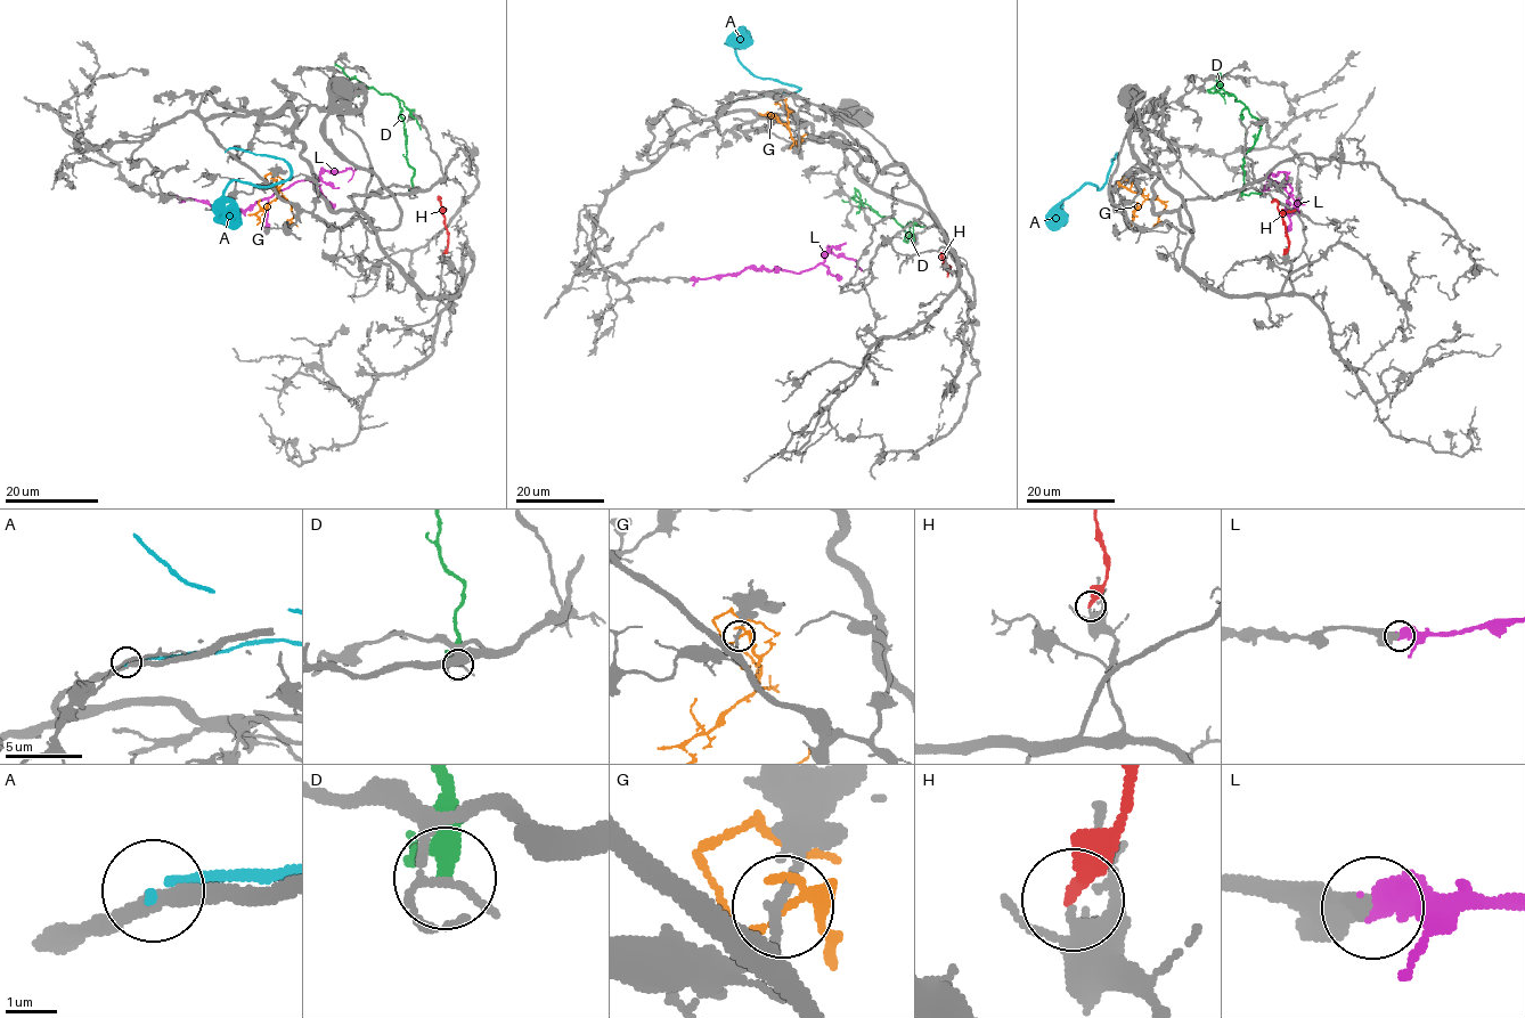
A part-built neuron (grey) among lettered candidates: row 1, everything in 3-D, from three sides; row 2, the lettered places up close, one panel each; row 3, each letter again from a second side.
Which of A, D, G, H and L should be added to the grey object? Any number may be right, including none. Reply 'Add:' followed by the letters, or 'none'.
Add: L

